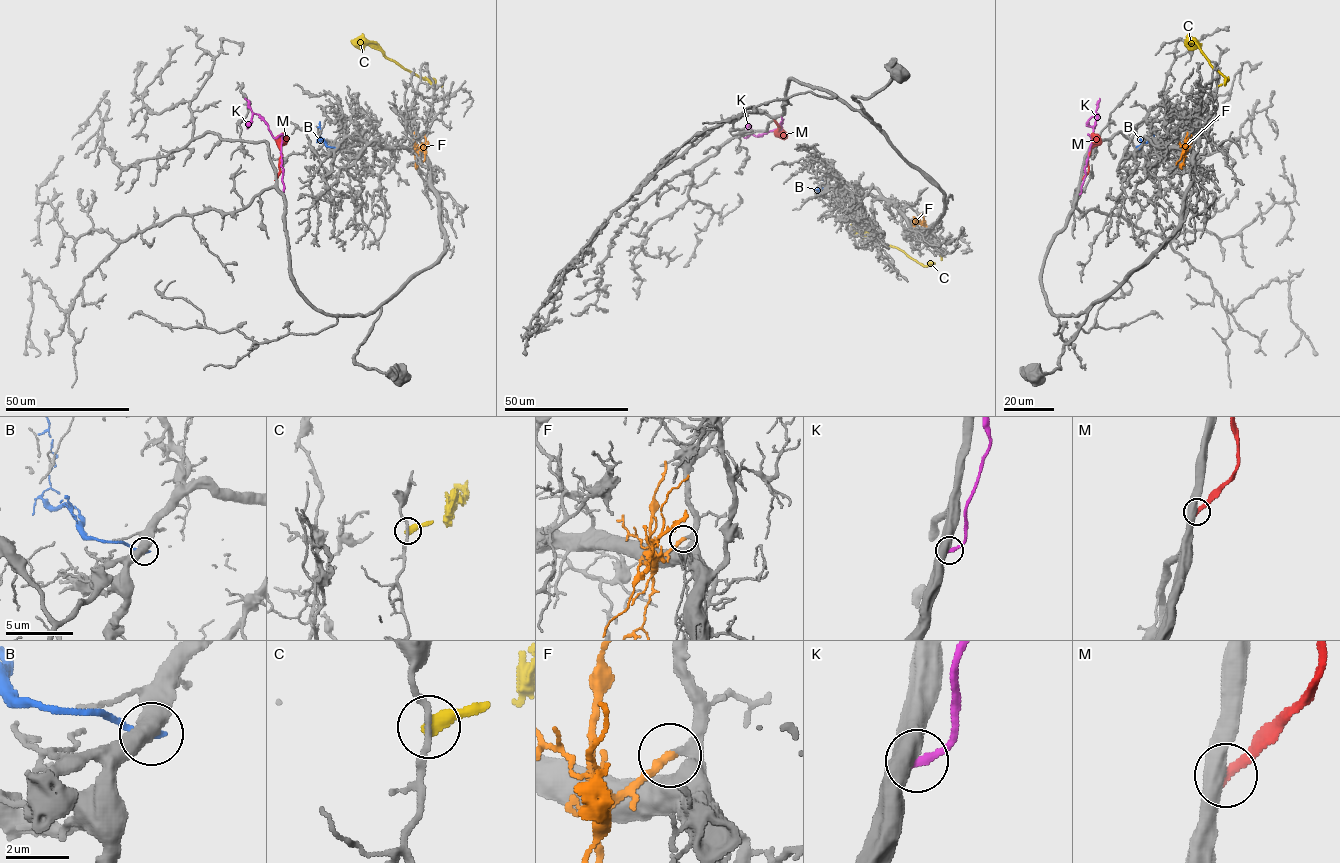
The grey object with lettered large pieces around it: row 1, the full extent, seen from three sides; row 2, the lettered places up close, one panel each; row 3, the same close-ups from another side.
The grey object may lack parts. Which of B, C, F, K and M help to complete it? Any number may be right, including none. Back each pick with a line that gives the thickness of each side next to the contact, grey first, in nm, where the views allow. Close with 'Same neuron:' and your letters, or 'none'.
F: Thickness 220 nm (grey) against 280 nm
Same neuron: F

